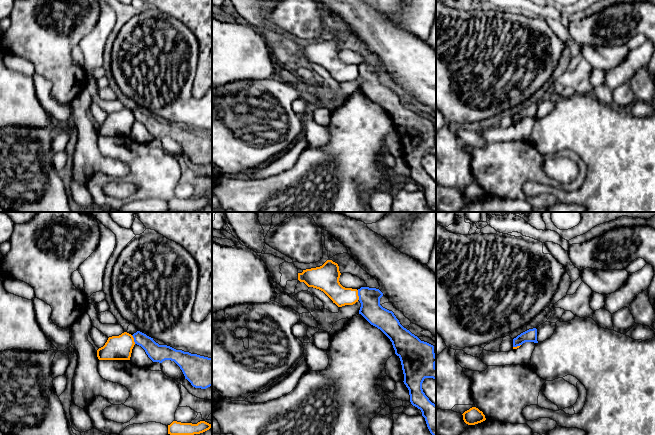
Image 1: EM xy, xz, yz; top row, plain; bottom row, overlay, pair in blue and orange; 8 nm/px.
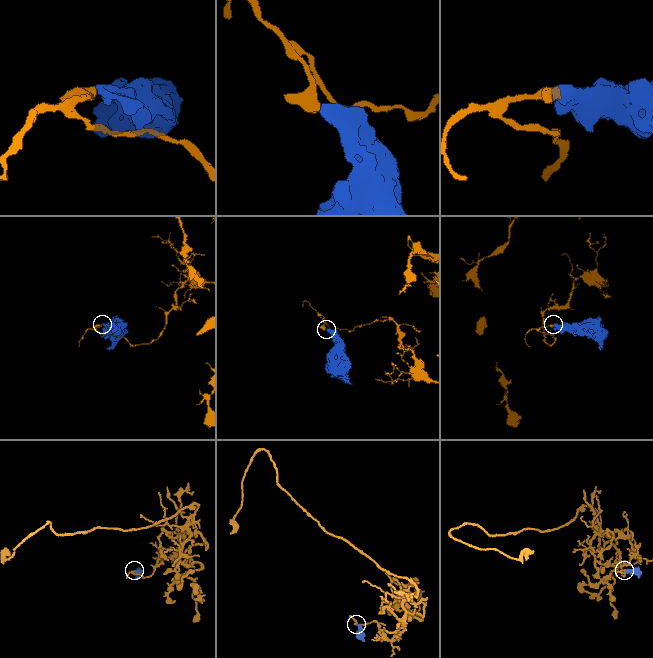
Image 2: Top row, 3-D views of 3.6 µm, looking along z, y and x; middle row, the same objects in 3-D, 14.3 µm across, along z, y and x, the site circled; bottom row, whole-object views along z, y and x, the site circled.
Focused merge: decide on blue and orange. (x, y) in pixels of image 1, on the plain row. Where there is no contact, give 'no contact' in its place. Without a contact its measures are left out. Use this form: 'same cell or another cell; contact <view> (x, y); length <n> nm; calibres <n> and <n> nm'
another cell; contact xz (358, 71); length 80 nm; calibres 170 and 160 nm

